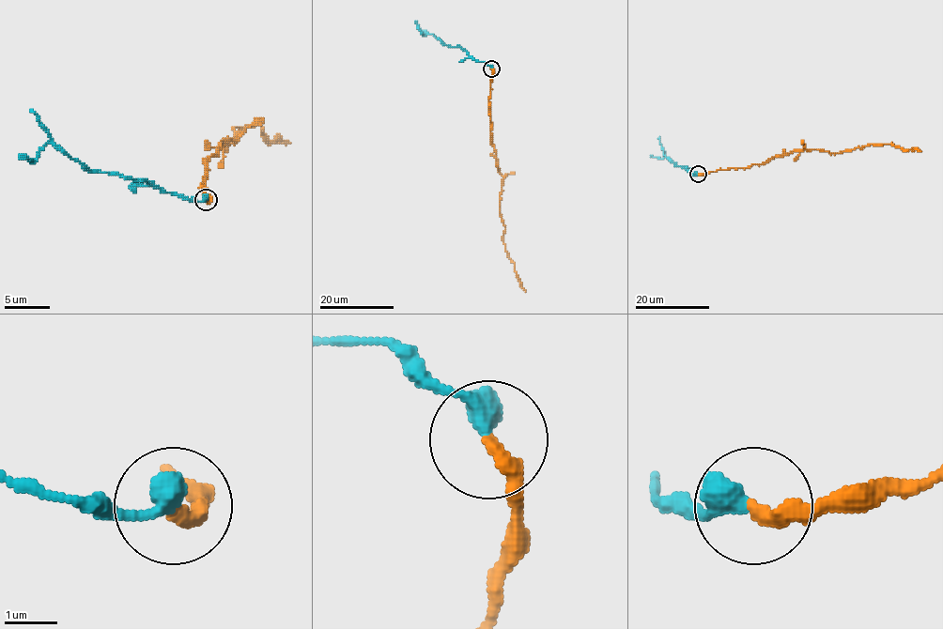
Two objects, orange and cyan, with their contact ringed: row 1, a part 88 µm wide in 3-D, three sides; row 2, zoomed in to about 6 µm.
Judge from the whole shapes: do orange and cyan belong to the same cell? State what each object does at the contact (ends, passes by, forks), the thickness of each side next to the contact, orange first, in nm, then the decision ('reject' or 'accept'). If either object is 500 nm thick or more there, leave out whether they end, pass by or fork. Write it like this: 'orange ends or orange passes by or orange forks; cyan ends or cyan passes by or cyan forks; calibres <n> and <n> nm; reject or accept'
orange ends; cyan ends; calibres 320 and 480 nm; reject

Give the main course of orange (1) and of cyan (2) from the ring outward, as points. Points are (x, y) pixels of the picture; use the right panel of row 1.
1: (698, 174), (747, 168), (774, 157), (807, 150), (832, 154), (892, 144), (906, 151), (920, 151)
2: (697, 174), (692, 175), (672, 162), (663, 151), (662, 158), (651, 157)

